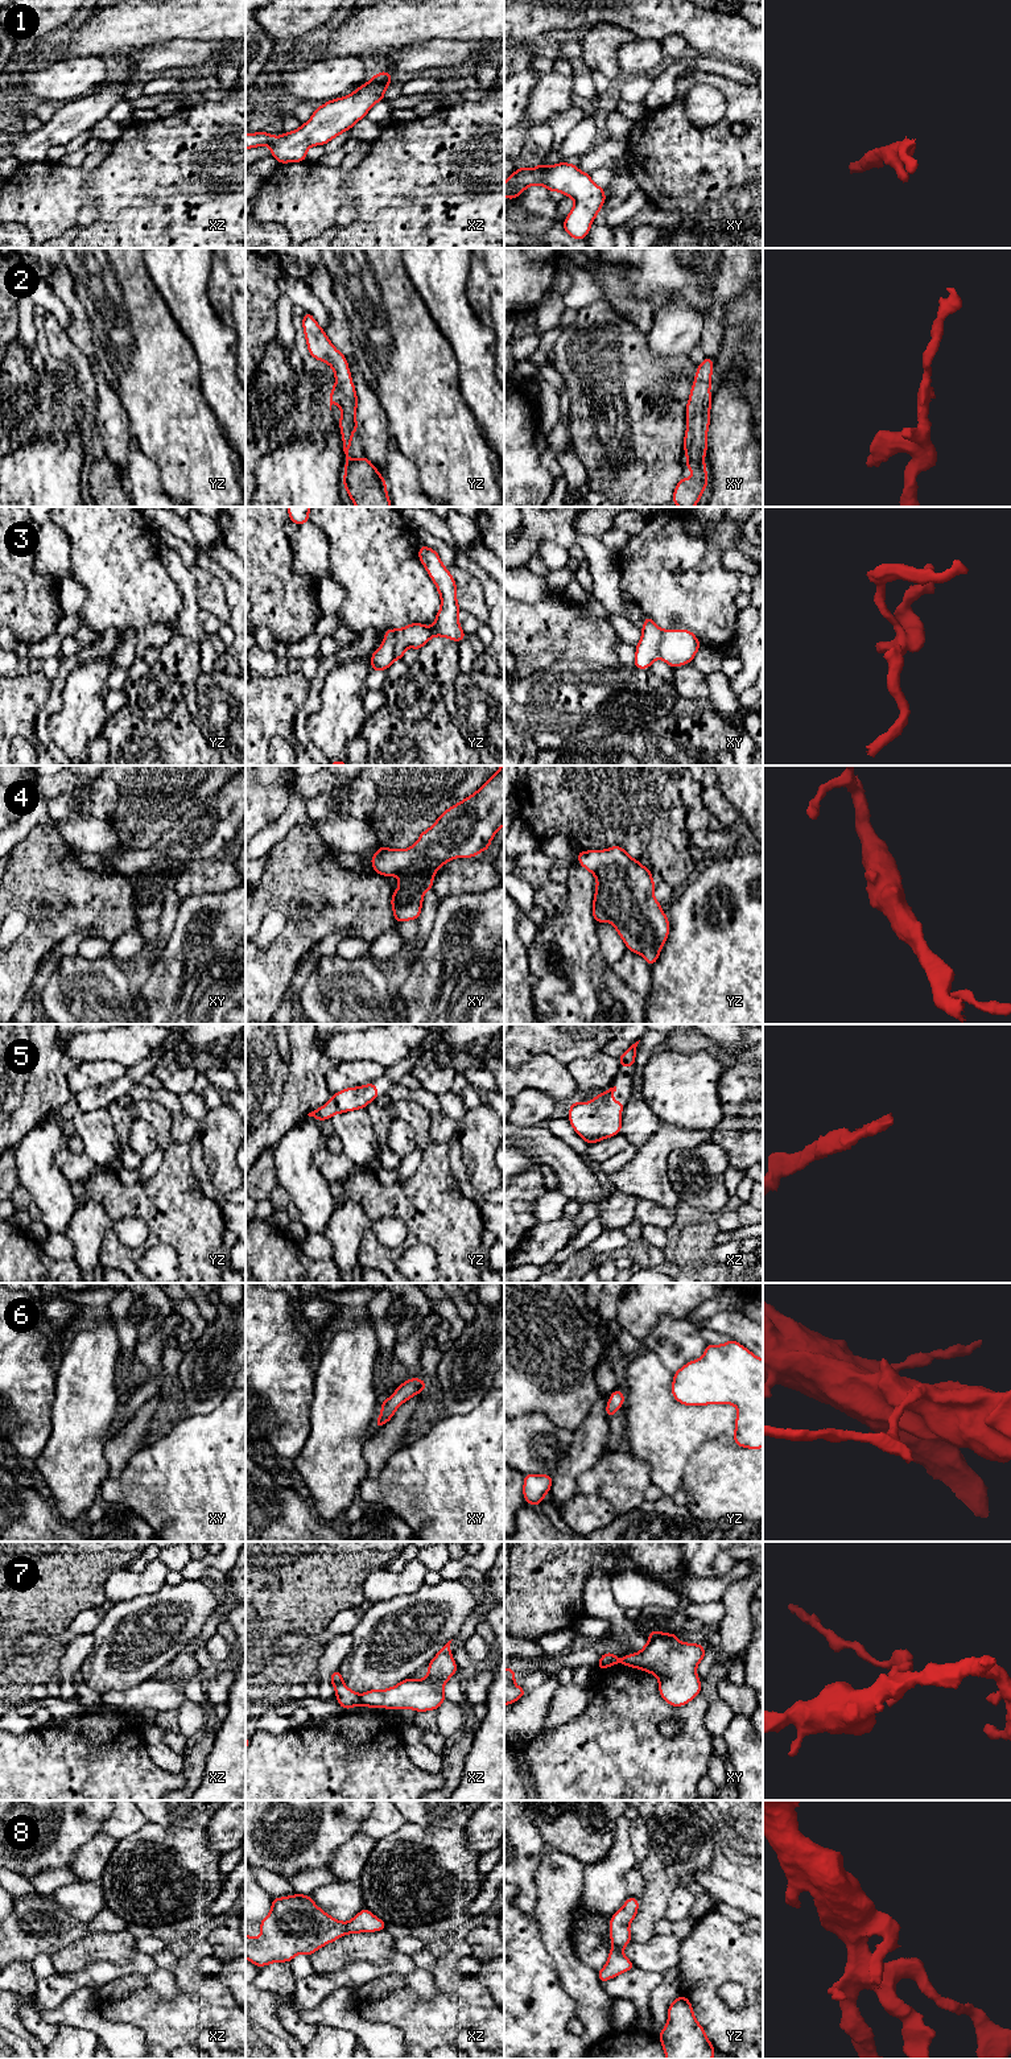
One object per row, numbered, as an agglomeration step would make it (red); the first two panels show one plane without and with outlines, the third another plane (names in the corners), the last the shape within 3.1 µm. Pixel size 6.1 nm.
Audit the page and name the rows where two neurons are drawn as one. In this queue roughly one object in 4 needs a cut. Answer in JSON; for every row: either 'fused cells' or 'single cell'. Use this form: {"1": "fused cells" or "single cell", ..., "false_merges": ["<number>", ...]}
{"1": "single cell", "2": "single cell", "3": "fused cells", "4": "single cell", "5": "single cell", "6": "single cell", "7": "fused cells", "8": "single cell", "false_merges": ["3", "7"]}

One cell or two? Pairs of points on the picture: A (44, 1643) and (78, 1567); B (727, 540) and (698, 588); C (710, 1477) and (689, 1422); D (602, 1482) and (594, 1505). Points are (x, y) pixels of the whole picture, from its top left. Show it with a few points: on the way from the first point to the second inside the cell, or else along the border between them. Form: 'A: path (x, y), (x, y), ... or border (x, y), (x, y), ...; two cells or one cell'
A: border (73, 1620), (58, 1634), (23, 1634), (16, 1639); two cells
B: border (704, 533), (712, 545), (722, 551); two cells
C: border (729, 1441), (705, 1440), (689, 1459), (684, 1476); two cells
D: border (577, 1492), (602, 1496), (617, 1514); two cells

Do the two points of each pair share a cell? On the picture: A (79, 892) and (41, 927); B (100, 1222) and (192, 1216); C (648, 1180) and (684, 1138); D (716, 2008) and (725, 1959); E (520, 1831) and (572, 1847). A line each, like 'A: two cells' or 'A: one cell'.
A: one cell
B: two cells
C: one cell
D: one cell
E: two cells

